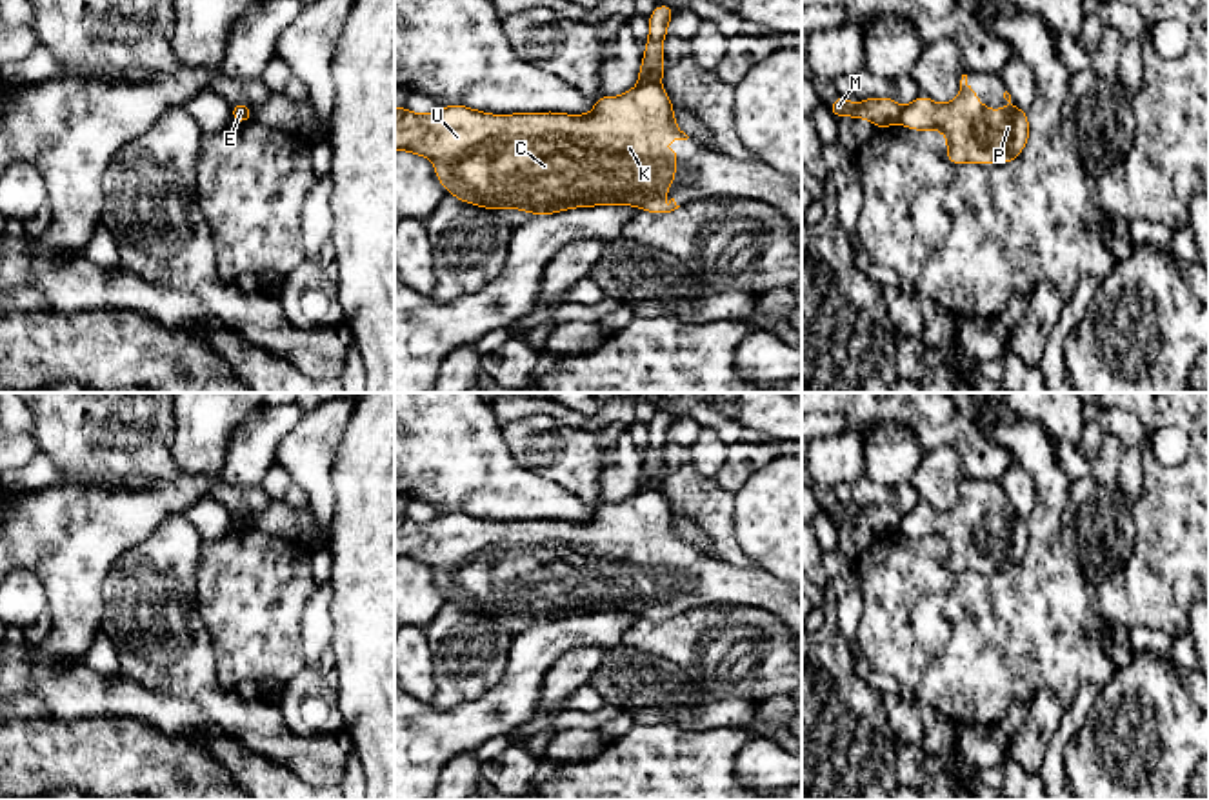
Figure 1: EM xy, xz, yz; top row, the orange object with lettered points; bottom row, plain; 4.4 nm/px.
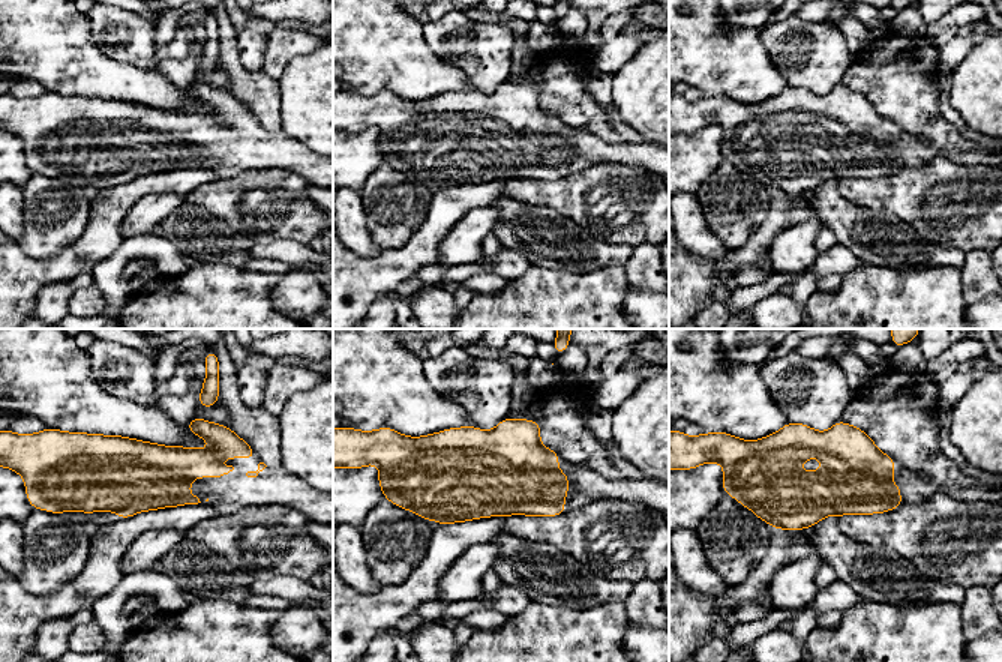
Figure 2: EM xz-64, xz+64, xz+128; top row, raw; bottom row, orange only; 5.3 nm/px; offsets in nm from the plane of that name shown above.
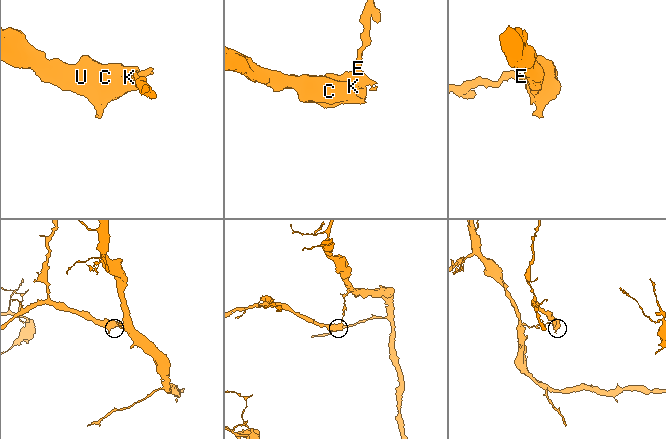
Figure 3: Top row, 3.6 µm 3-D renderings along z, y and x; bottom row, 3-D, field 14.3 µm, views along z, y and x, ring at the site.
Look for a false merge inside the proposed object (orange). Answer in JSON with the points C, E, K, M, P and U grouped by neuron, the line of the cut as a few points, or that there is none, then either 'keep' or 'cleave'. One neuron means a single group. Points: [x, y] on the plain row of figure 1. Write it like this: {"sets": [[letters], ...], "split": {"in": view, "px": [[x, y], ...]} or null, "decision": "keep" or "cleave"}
{"sets": [["C", "K", "P", "U"], ["E", "M"]], "split": {"in": "xz", "px": [[640, 490], [659, 491]]}, "decision": "cleave"}

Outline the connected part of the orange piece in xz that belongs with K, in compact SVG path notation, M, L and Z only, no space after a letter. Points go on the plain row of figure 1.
M638 491L622 504L598 504L589 522L491 522L460 511L416 522L395 515L395 558L431 565L435 582L460 609L485 616L520 616L535 624L593 613L633 613L654 622L680 613L658 607L676 587L682 558L662 558L667 547L689 544L674 531L669 502L660 491Z

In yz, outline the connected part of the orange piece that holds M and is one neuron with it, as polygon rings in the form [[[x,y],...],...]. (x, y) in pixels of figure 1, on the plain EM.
[[[838,502],[829,513],[834,527],[838,524],[869,525],[876,536],[900,531],[902,513],[887,504],[865,505],[853,513],[845,504]]]

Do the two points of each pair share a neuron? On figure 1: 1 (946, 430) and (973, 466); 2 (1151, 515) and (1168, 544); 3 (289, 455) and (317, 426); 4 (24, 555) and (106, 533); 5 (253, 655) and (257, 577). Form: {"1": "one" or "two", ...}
{"1": "one", "2": "one", "3": "one", "4": "one", "5": "one"}

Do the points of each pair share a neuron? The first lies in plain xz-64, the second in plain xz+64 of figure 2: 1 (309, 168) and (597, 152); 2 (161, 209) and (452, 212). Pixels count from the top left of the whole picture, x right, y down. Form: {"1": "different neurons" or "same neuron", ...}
{"1": "same neuron", "2": "different neurons"}

